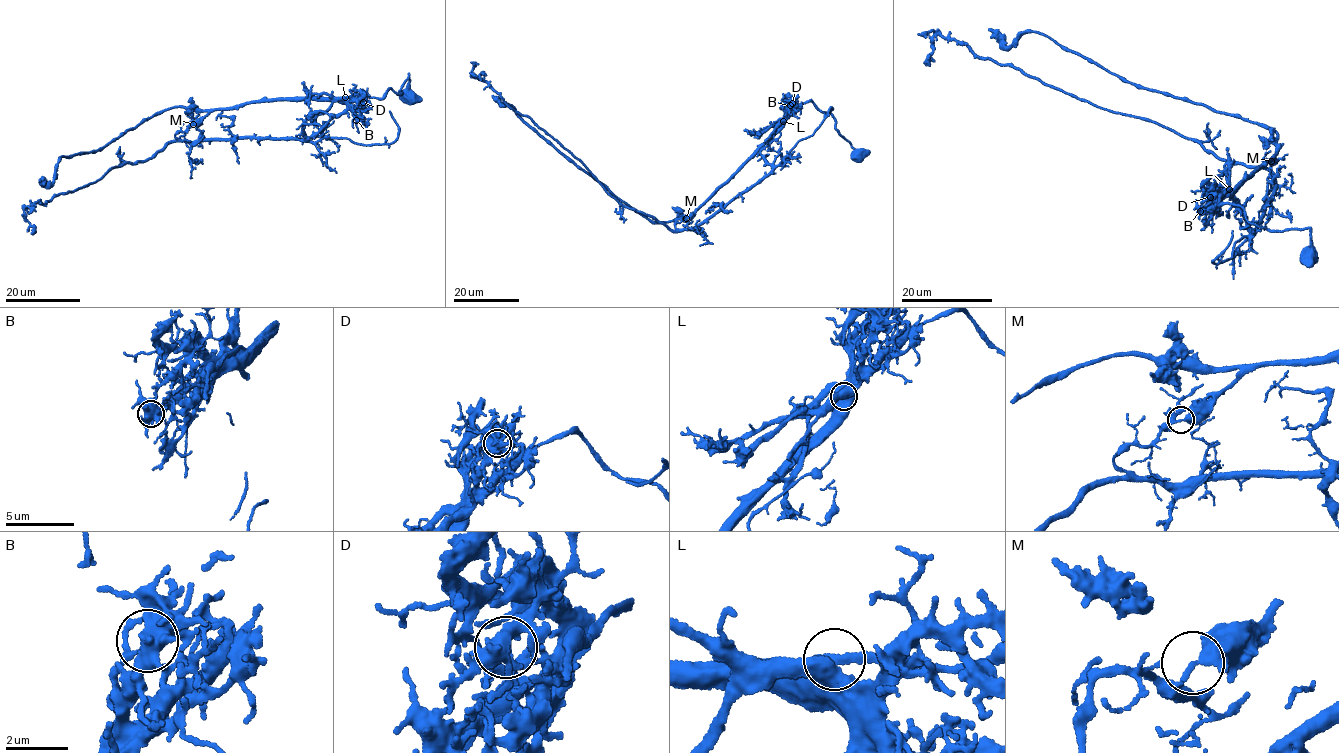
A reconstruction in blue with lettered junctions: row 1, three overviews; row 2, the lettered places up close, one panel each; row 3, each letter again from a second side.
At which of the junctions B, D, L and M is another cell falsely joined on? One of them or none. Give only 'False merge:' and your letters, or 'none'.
False merge: M

